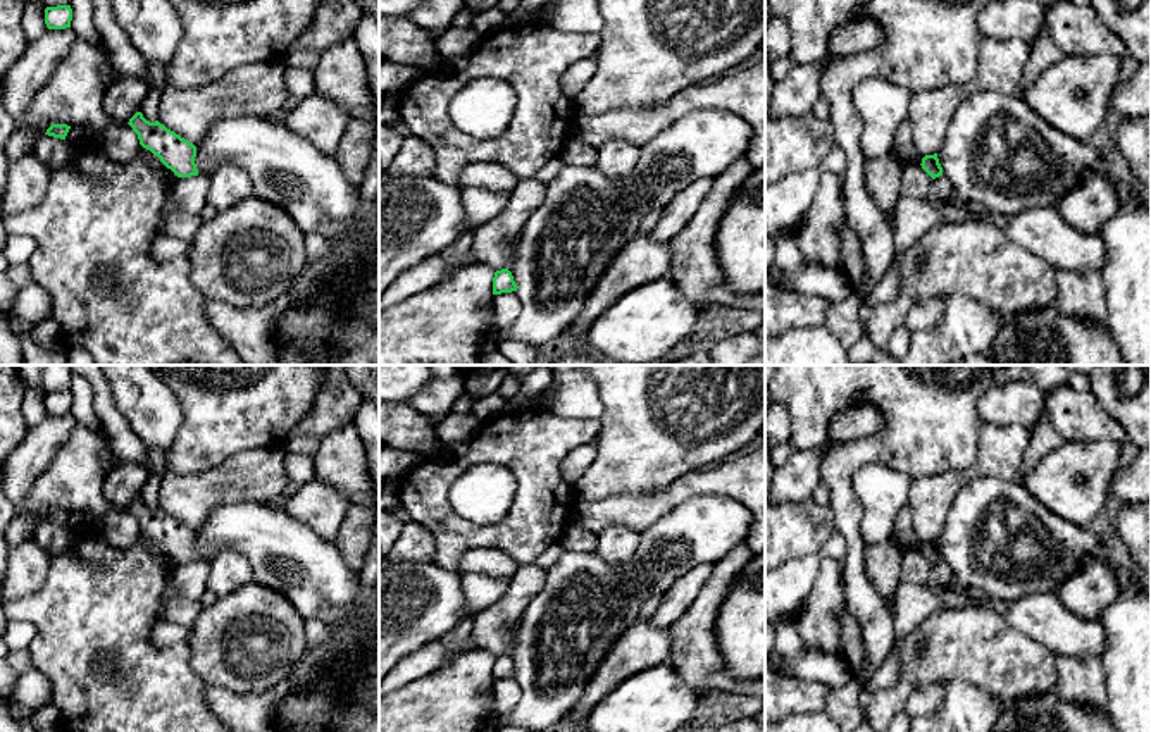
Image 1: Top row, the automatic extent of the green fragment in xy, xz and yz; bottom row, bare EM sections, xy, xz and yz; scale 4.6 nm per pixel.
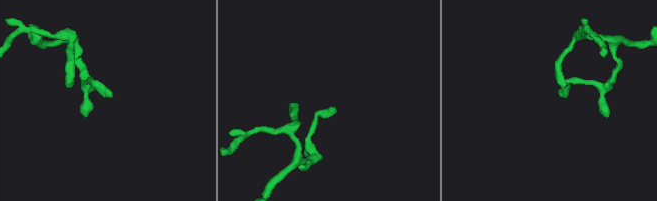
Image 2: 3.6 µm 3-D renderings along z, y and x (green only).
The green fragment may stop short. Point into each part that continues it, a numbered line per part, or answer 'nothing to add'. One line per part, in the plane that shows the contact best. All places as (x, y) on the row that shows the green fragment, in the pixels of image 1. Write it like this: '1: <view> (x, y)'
nothing to add

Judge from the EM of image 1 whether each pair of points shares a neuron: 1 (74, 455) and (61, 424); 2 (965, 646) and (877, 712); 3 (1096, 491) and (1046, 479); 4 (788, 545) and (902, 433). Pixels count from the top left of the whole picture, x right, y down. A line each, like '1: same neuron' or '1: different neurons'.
1: different neurons
2: same neuron
3: same neuron
4: different neurons

